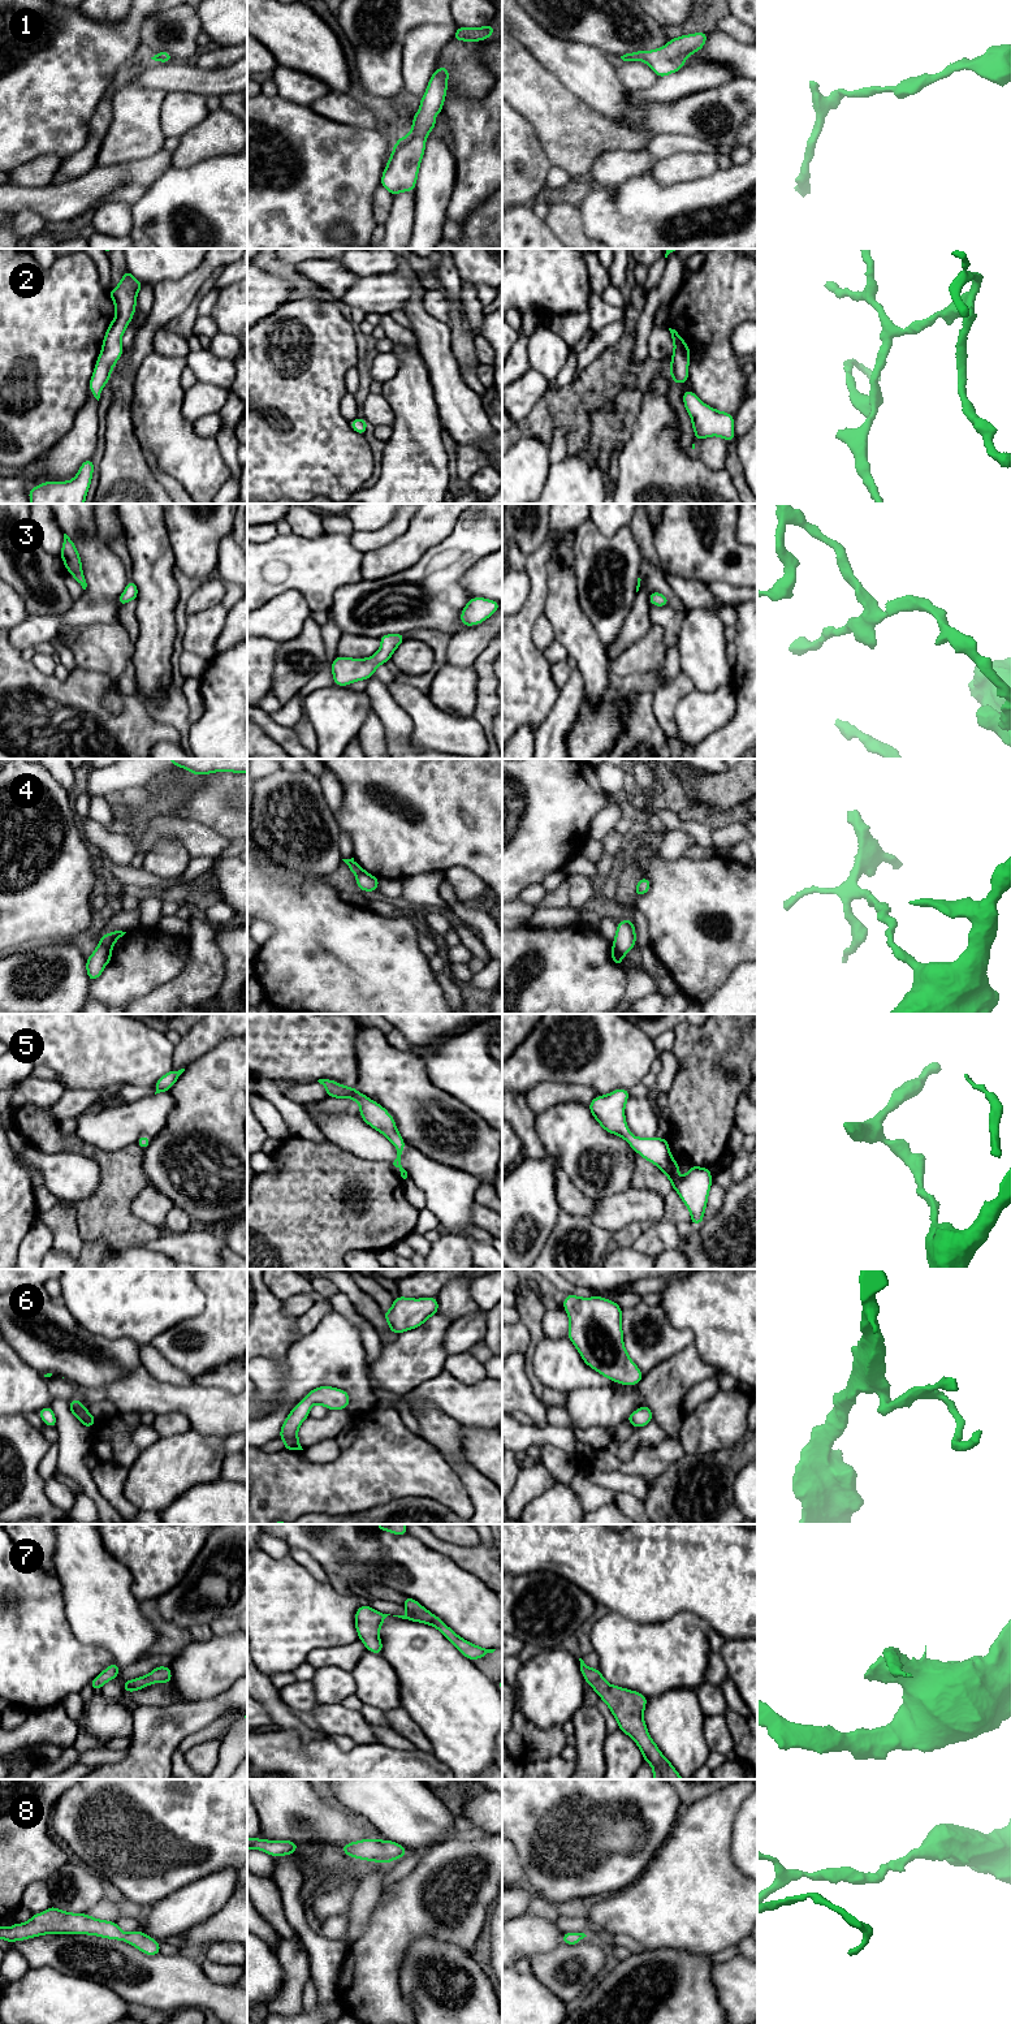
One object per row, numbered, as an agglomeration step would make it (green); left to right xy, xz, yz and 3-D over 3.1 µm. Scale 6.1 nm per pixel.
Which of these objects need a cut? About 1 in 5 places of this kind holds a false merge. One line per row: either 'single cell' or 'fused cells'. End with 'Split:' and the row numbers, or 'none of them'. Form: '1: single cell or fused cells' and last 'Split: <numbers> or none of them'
1: single cell
2: single cell
3: single cell
4: fused cells
5: single cell
6: single cell
7: single cell
8: single cell
Split: 4

